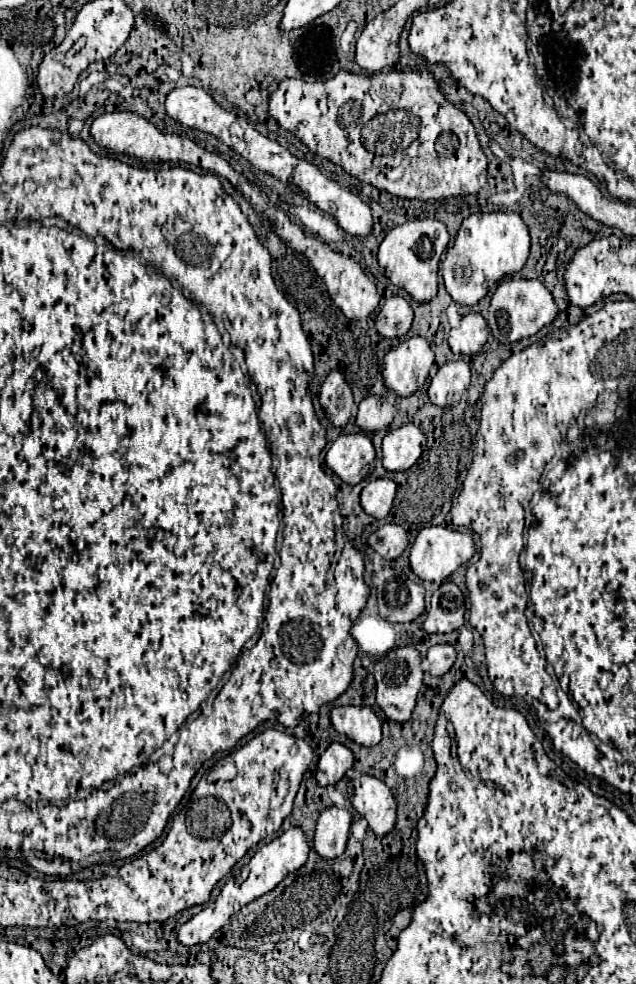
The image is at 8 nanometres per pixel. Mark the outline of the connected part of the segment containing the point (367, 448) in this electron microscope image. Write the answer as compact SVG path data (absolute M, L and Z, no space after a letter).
M343 433L329 447L325 463L345 483L357 485L375 469L373 443L365 433Z

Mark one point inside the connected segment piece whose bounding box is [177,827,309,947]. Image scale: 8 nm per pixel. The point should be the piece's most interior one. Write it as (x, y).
(273, 862)

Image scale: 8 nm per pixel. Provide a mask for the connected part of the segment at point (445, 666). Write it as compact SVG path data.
M447 643L435 645L435 647L431 647L429 653L427 653L427 661L431 663L429 673L431 673L433 677L441 677L441 675L445 675L445 673L451 669L451 665L455 663L455 649L453 649L451 645L447 645Z

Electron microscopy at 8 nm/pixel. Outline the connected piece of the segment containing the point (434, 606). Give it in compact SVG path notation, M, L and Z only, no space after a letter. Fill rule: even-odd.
M445 581L431 597L431 609L423 629L427 633L451 633L463 625L465 597L453 581Z

